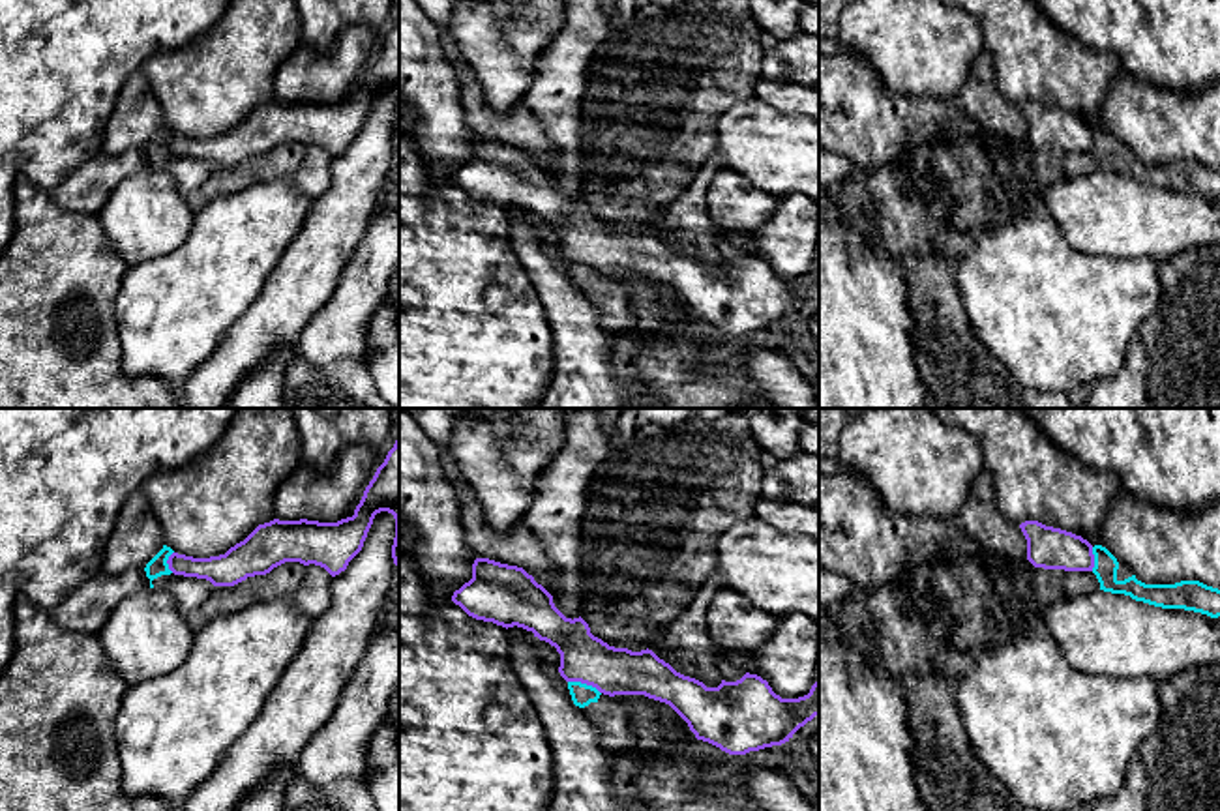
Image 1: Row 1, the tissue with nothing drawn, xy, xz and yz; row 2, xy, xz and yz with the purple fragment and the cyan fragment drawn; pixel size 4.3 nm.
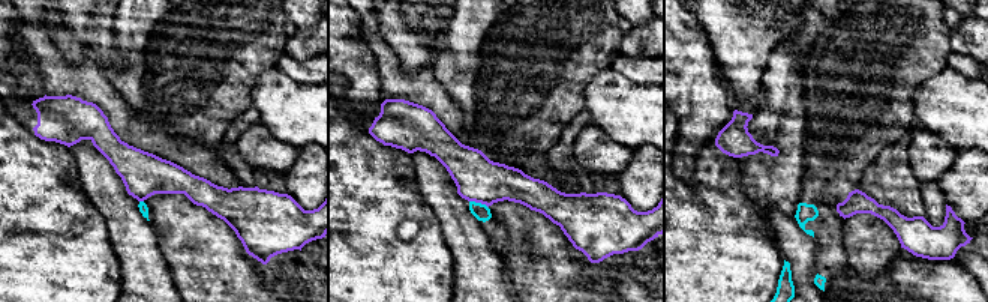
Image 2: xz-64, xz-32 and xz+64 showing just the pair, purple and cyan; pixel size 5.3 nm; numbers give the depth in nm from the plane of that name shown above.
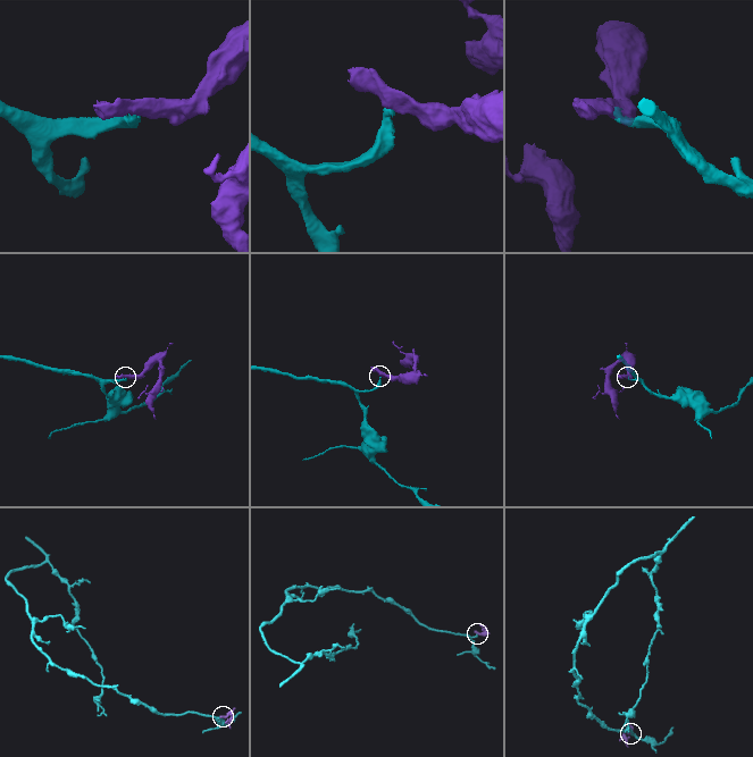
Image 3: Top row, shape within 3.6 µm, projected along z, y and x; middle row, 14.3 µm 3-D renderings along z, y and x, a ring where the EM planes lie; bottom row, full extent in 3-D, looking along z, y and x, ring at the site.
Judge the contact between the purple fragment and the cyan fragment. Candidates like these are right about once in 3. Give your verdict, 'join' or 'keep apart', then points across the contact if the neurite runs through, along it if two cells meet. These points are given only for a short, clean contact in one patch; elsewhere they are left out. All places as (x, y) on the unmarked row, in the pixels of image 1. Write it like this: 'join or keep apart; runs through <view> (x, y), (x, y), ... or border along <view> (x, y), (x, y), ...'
keep apart; border along xz (568, 261), (591, 265), (600, 274)

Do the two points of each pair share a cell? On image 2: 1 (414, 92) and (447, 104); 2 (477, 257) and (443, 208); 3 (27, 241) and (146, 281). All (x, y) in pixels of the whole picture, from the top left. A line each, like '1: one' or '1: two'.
1: one
2: one
3: two

